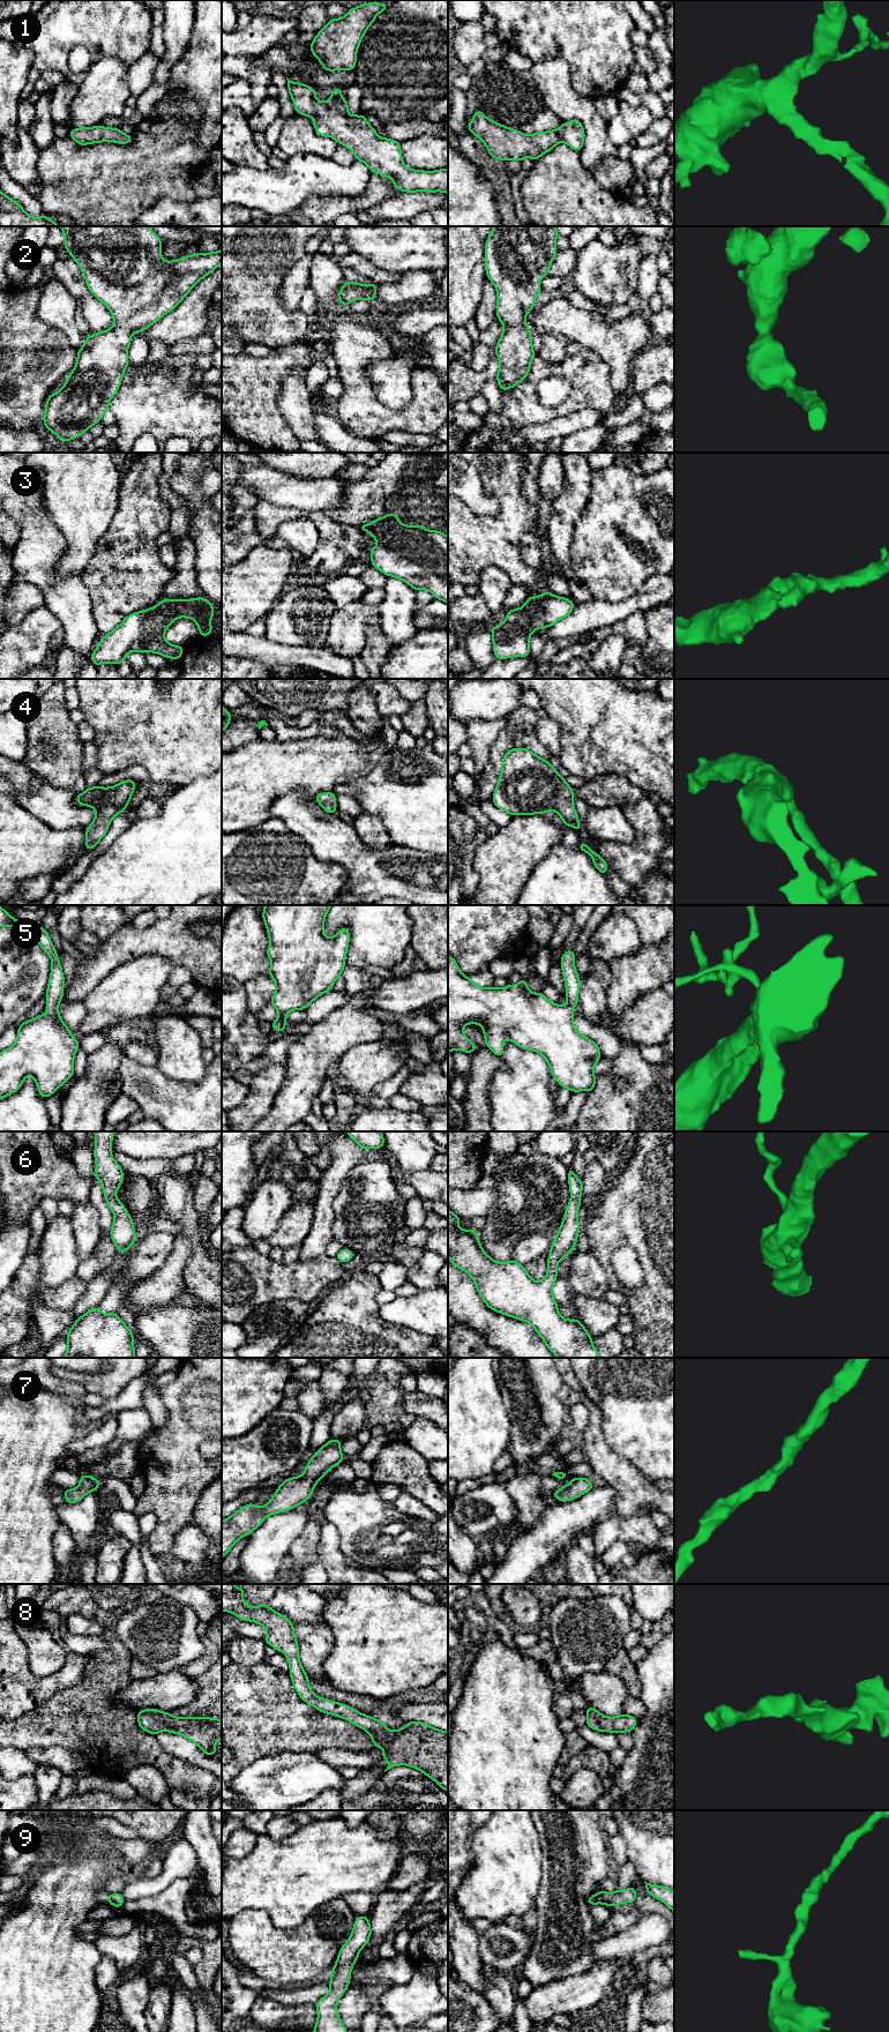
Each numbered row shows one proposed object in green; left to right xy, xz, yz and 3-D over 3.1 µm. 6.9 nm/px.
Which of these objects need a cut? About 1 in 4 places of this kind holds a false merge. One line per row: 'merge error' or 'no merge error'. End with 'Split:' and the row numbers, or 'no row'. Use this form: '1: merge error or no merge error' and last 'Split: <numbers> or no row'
1: no merge error
2: no merge error
3: no merge error
4: no merge error
5: no merge error
6: no merge error
7: no merge error
8: no merge error
9: no merge error
Split: no row

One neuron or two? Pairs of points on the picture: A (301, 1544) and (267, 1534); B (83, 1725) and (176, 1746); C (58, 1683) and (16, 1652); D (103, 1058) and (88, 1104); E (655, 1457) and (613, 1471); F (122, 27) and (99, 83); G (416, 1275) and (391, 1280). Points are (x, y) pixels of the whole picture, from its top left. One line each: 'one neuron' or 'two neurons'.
A: two neurons
B: two neurons
C: one neuron
D: one neuron
E: two neurons
F: two neurons
G: two neurons

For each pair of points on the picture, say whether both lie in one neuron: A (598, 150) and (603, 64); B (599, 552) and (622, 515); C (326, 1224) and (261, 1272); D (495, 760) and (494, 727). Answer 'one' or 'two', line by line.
A: two
B: one
C: two
D: two

